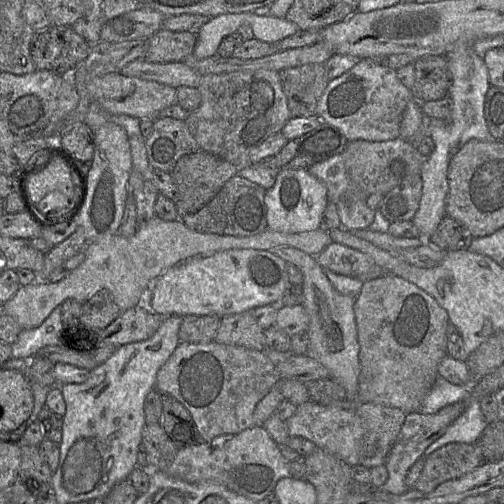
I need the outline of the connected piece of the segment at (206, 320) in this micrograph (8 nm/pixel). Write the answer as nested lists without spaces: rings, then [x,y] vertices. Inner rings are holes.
[[[187,315],[182,317],[179,342],[206,344],[214,340],[221,318],[216,315]]]

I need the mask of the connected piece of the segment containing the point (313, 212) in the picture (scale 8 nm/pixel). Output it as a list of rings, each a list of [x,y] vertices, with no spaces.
[[[308,169],[279,170],[274,186],[266,190],[264,199],[268,229],[286,234],[319,230],[322,215],[329,203],[326,186]]]

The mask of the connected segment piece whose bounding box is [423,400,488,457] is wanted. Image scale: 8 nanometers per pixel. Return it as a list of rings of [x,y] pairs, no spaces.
[[[473,400],[466,405],[463,413],[447,428],[445,433],[425,449],[423,456],[428,457],[449,443],[477,443],[487,425],[488,422],[480,410],[480,400]]]

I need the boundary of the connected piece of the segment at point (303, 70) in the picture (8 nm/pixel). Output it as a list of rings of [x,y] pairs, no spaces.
[[[308,64],[279,72],[291,118],[316,115],[320,97],[329,84],[324,64]]]

